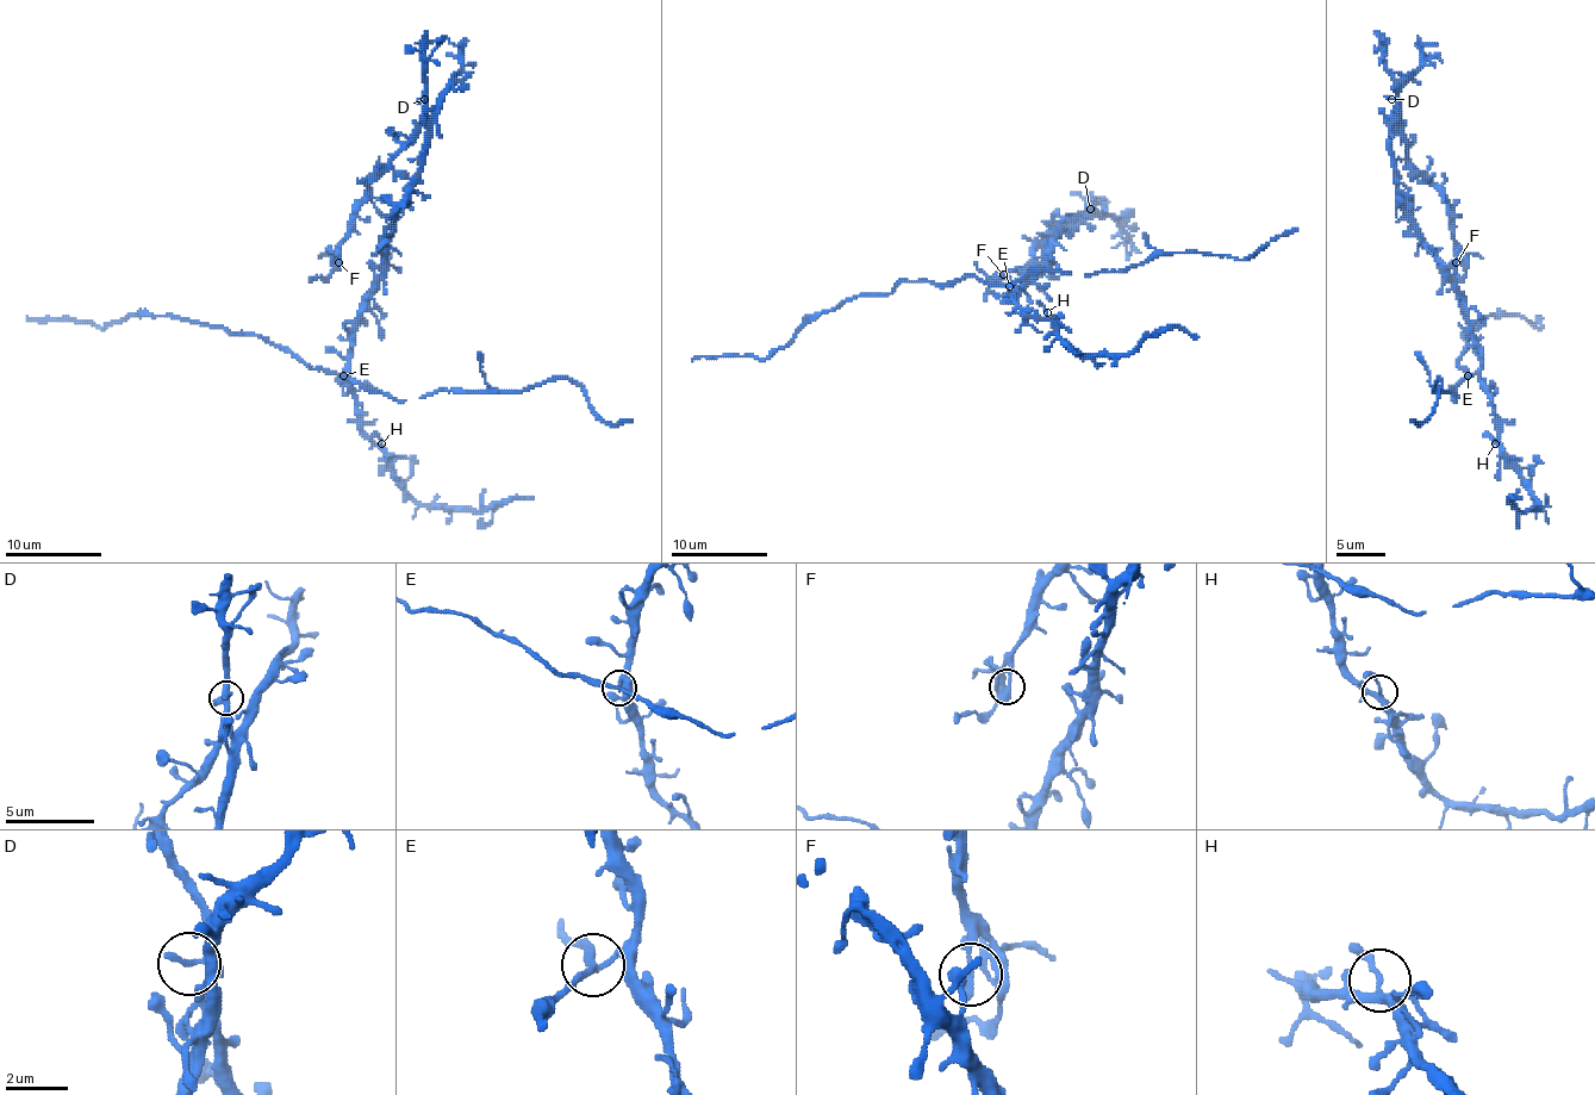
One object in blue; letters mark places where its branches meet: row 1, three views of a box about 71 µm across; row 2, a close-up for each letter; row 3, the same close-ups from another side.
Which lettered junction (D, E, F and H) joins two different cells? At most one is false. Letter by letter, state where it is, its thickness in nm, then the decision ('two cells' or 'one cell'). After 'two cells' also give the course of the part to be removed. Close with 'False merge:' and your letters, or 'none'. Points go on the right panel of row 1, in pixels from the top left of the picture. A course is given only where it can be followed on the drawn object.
D: place (1391, 99); calibre 240 nm; one cell
E: place (1468, 375); calibre 180 nm; one cell
F: place (1456, 262); calibre 200 nm; one cell
H: place (1495, 443); calibre 240 nm; one cell
False merge: none

